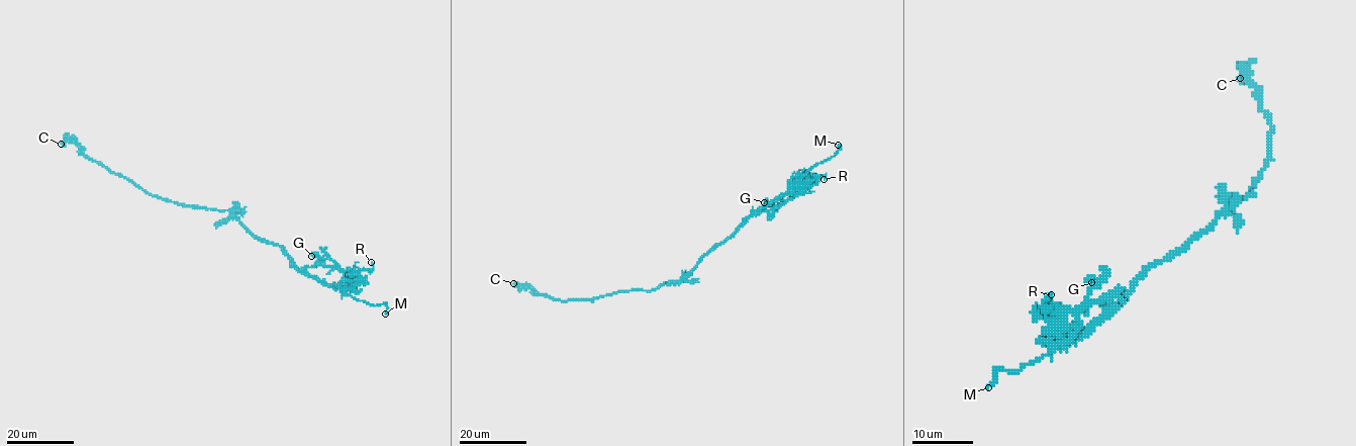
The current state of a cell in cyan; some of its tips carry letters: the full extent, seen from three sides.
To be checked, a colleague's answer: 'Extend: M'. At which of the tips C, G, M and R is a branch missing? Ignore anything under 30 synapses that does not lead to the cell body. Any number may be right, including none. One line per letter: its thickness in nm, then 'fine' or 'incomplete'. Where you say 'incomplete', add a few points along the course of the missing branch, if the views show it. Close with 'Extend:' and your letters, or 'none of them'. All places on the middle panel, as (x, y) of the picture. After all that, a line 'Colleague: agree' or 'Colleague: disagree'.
C: 600 nm | fine
G: 280 nm | fine
M: 220 nm | incomplete | (838, 145), (834, 143), (837, 140), (869, 126), (883, 115)
R: 140 nm | fine
Extend: M
Colleague: agree

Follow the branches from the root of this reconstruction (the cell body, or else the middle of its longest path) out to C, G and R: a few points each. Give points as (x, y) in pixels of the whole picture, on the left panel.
C: (244, 225), (228, 210), (180, 205), (152, 196), (130, 181), (92, 162), (75, 143), (61, 144)
G: (244, 225), (257, 238), (278, 244), (300, 269), (335, 265), (328, 259), (311, 256)
R: (244, 225), (257, 238), (278, 244), (300, 269), (332, 266), (345, 271), (371, 270), (371, 262)

